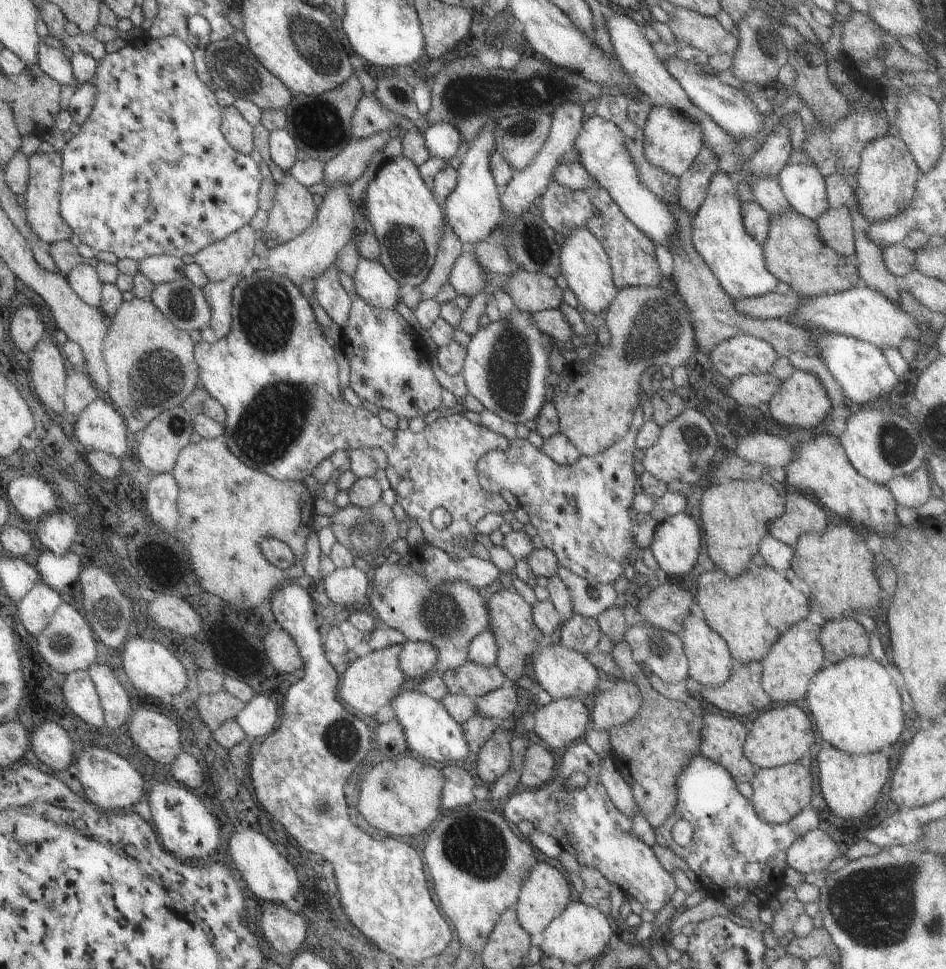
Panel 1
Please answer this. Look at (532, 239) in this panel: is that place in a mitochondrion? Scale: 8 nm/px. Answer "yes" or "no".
yes

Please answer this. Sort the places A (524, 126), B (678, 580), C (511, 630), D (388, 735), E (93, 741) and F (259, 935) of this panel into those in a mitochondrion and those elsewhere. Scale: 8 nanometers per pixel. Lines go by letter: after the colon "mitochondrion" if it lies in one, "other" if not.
A: mitochondrion
B: other
C: other
D: other
E: other
F: other

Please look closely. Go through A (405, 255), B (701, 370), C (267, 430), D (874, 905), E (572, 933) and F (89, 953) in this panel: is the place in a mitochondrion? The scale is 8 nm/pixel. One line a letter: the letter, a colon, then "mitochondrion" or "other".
A: mitochondrion
B: other
C: mitochondrion
D: mitochondrion
E: other
F: other

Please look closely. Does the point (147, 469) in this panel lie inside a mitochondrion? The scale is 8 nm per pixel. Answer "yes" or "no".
no

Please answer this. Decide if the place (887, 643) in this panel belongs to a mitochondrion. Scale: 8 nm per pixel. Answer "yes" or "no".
no

